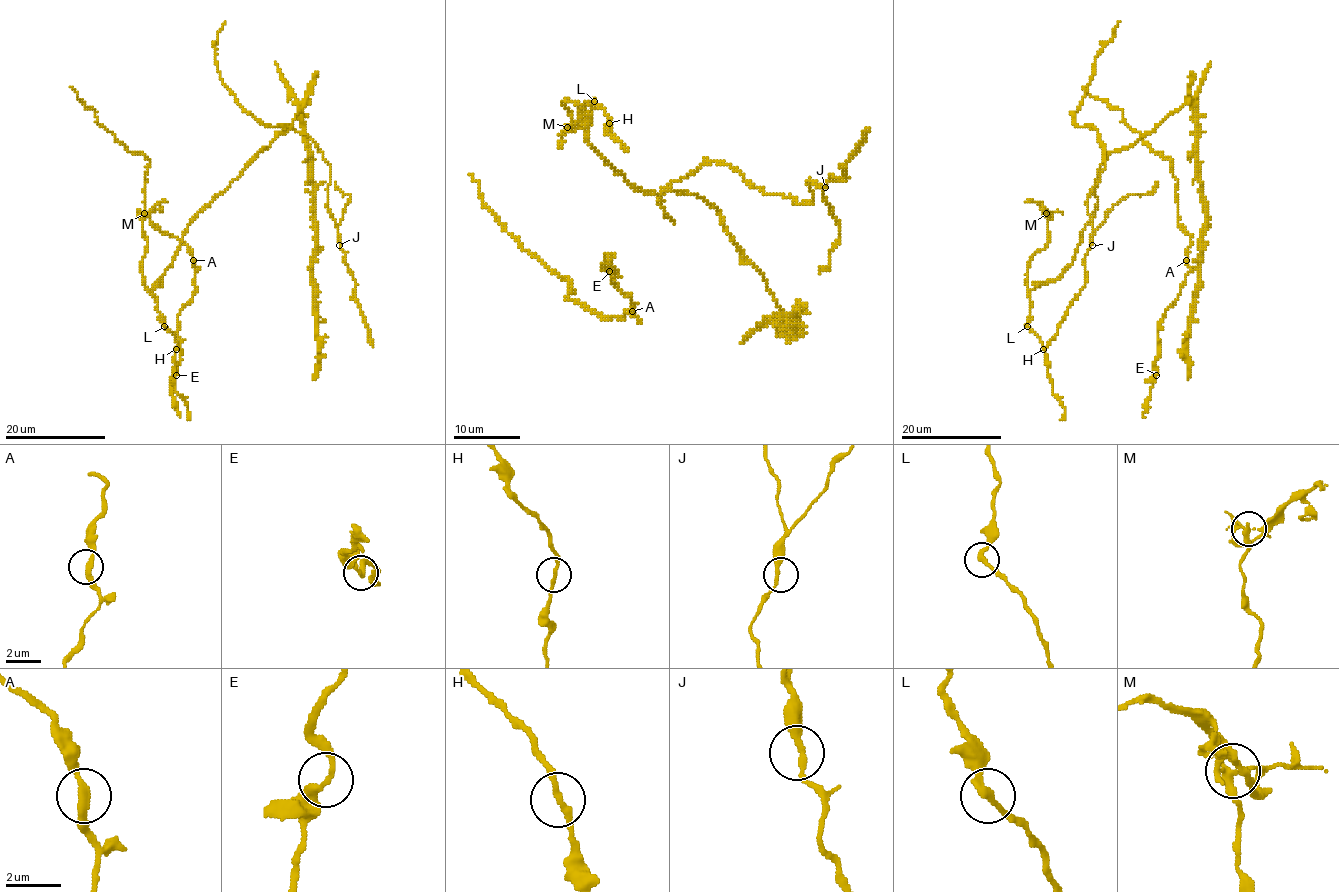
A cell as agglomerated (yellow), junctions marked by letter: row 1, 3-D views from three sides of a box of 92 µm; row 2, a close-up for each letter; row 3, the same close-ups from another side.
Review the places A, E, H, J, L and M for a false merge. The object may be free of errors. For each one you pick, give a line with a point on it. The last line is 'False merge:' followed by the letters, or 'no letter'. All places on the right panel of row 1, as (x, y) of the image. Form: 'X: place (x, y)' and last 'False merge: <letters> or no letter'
M: place (1046, 213)
False merge: M

